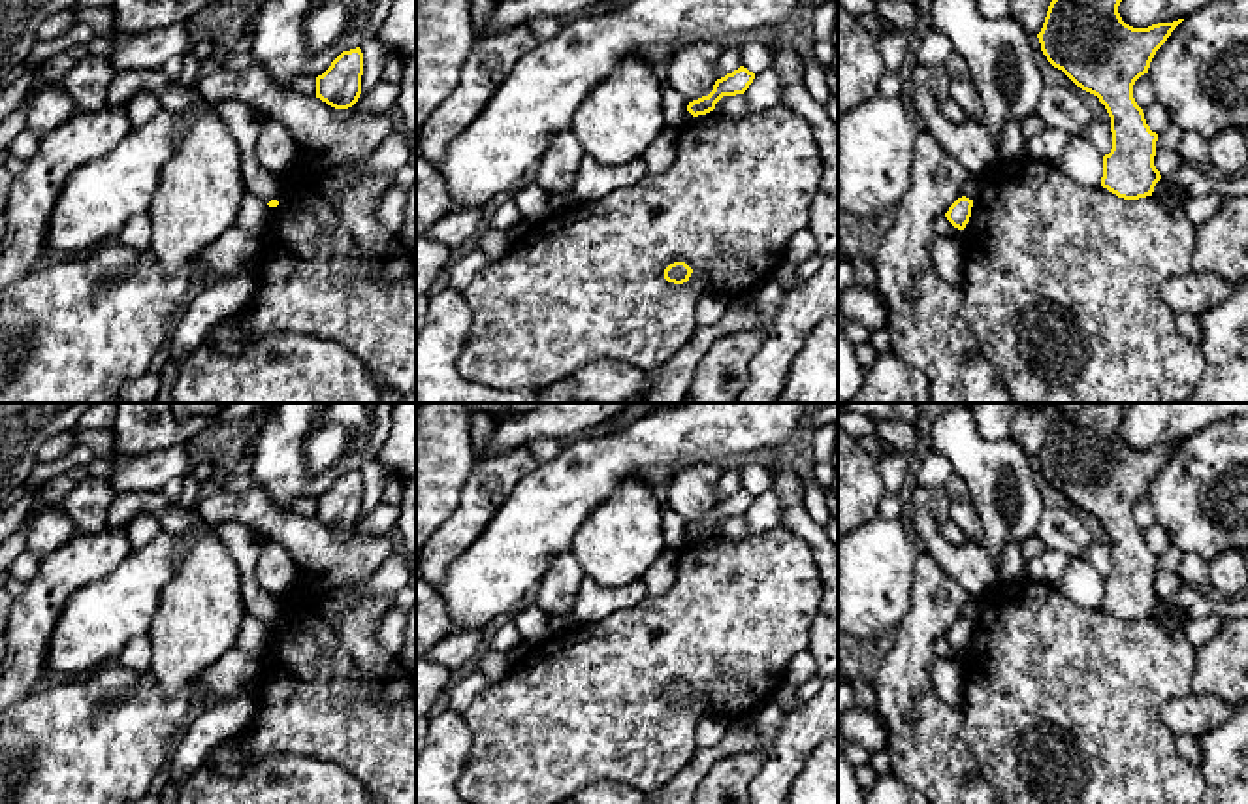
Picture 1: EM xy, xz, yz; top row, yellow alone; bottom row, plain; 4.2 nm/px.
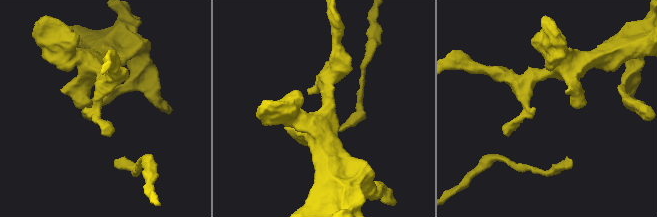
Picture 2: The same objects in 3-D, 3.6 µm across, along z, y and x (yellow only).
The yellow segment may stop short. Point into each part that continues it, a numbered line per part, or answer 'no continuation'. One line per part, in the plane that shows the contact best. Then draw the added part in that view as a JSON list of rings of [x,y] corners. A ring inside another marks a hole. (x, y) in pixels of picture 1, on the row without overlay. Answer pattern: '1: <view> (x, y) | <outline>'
no continuation

